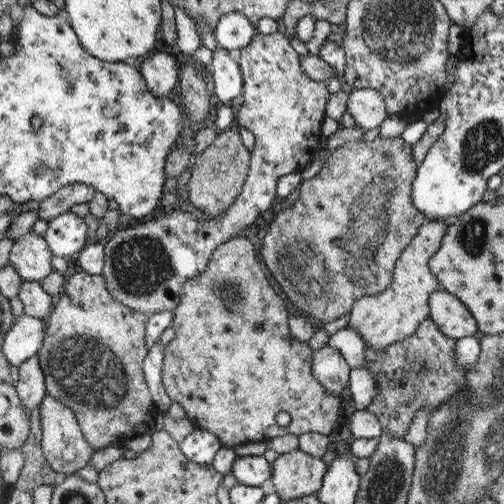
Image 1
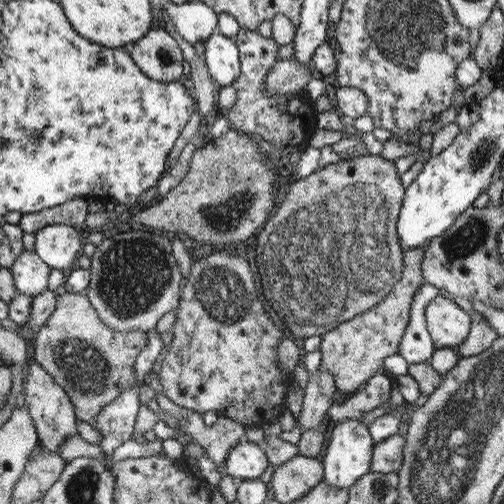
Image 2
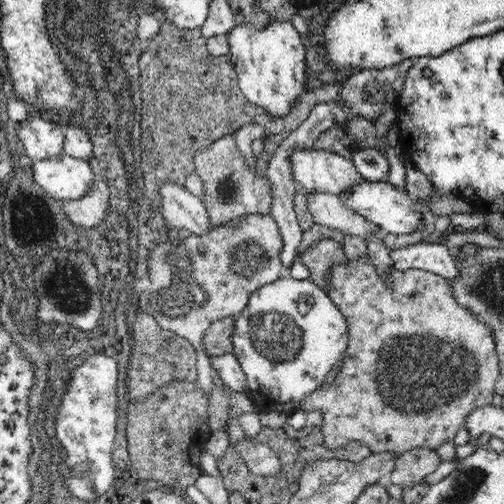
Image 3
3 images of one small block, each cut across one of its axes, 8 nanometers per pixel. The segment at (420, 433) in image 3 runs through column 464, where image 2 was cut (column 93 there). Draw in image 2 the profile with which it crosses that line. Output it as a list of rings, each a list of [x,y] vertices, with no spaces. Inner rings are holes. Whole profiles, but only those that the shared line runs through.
[[[65,292],[57,296],[53,314],[37,332],[35,344],[31,348],[31,358],[53,378],[55,384],[63,388],[69,404],[75,410],[77,422],[95,426],[95,418],[99,416],[103,406],[109,406],[119,398],[119,394],[125,394],[127,390],[131,390],[131,386],[137,386],[135,362],[145,346],[145,332],[117,332],[101,322],[85,292]]]

